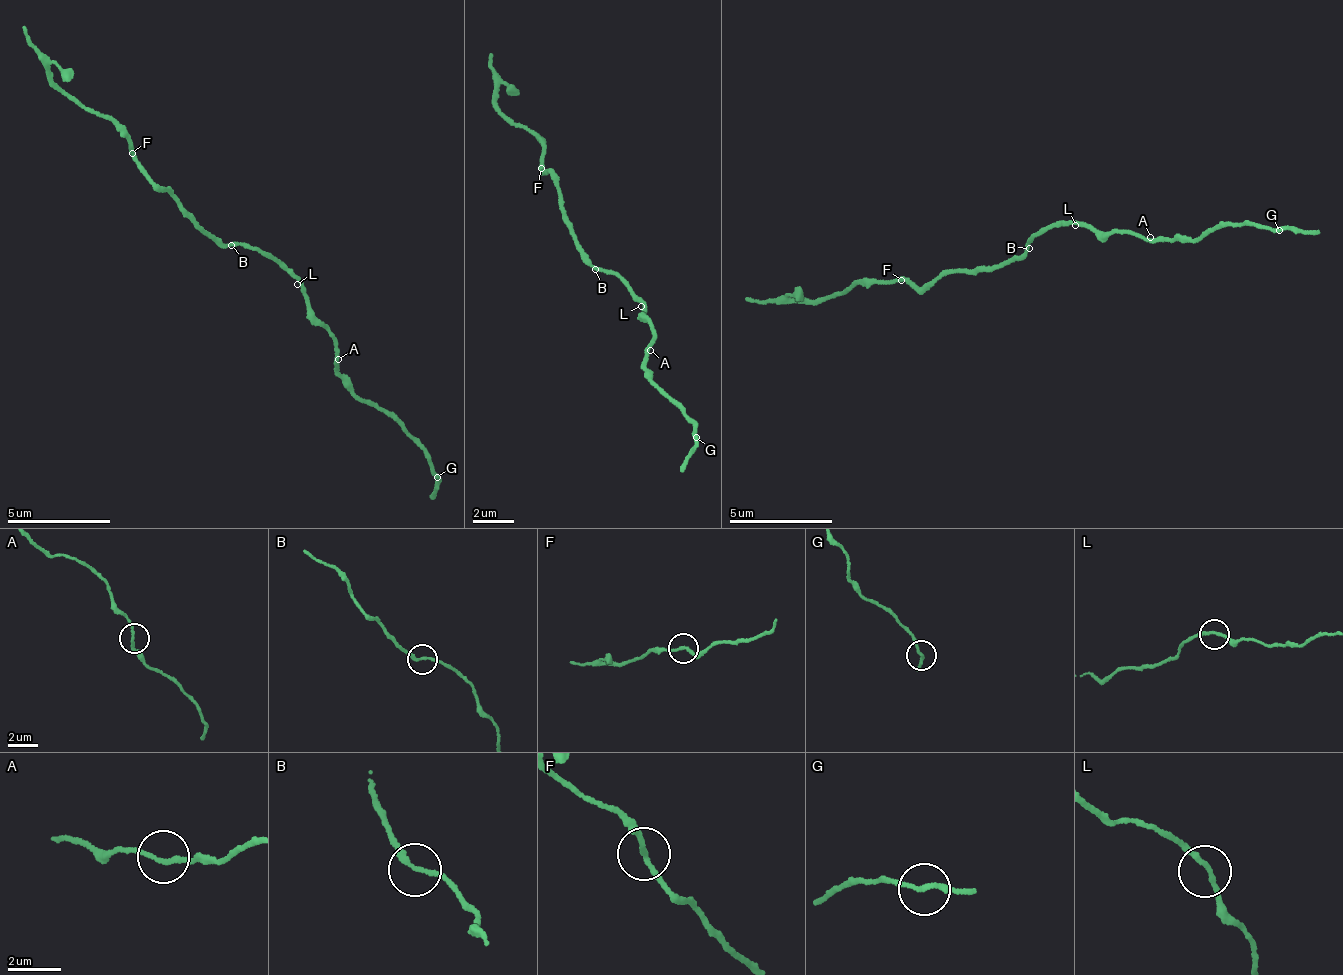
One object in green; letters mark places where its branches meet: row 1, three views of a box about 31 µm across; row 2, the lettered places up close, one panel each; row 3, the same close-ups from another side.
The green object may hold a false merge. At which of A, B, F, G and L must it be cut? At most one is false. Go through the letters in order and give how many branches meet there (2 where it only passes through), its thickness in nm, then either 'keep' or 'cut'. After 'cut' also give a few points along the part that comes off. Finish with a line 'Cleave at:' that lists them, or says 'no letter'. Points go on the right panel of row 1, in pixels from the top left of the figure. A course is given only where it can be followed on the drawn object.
A: branches 2; calibre 180 nm; keep
B: branches 2; calibre 190 nm; keep
F: branches 2; calibre 180 nm; keep
G: branches 2; calibre 170 nm; keep
L: branches 2; calibre 180 nm; keep
Cleave at: no letter

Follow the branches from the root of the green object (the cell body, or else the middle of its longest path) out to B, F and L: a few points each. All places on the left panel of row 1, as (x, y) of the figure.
B: (243, 246), (231, 245)
F: (243, 246), (219, 241), (215, 233), (192, 219), (170, 187), (161, 188), (134, 160), (133, 153)
L: (243, 246), (274, 256), (297, 284)

